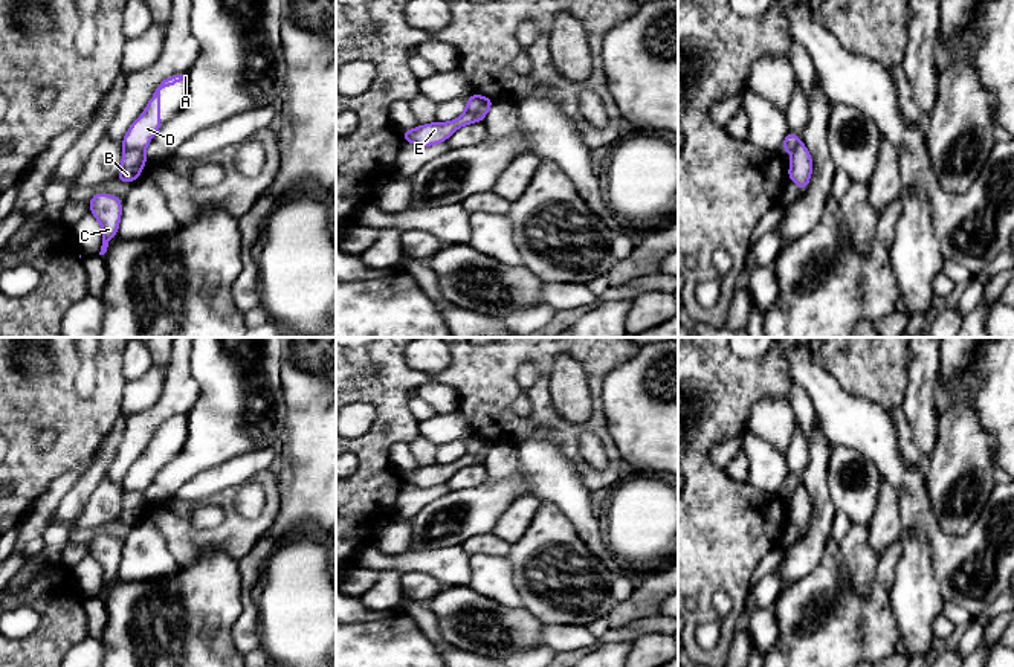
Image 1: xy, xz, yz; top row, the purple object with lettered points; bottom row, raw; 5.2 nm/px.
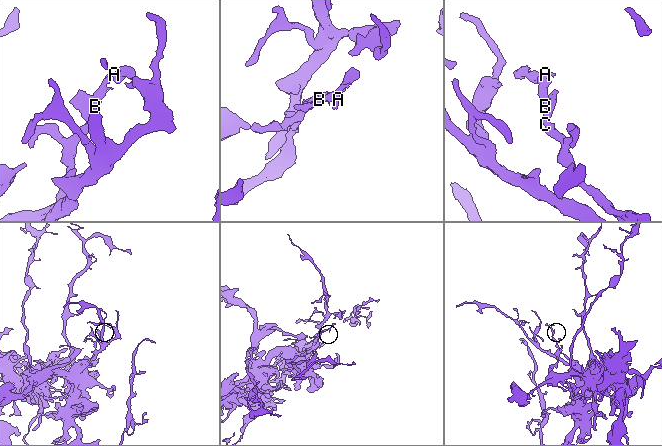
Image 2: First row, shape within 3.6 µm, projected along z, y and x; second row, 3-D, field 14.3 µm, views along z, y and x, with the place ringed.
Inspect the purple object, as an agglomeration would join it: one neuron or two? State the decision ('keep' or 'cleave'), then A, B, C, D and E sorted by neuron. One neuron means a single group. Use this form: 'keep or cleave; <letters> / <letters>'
cleave; A D / B C E

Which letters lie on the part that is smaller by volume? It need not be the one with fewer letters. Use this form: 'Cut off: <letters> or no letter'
Cut off: A, D

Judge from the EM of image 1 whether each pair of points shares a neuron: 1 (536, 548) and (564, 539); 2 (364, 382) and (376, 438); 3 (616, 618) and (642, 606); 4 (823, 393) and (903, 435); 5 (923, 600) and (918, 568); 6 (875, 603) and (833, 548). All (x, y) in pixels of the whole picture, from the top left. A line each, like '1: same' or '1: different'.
1: same
2: same
3: same
4: different
5: same
6: same

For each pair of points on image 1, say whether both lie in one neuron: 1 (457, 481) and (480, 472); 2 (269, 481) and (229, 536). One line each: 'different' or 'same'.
1: same
2: same

